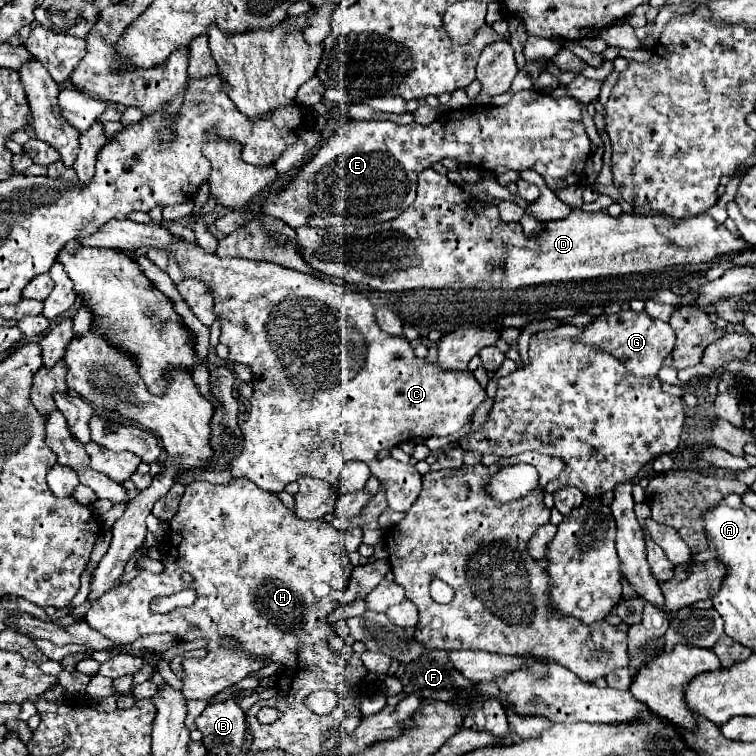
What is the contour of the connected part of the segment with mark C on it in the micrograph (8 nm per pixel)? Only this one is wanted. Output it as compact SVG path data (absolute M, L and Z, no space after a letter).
M110 220L106 222L104 226L100 226L94 234L88 234L88 236L78 236L76 238L78 244L82 246L92 246L92 248L112 248L112 250L120 250L120 252L132 252L132 250L138 250L138 248L150 248L150 246L156 246L156 248L162 248L166 250L168 254L174 254L182 272L186 276L192 276L192 278L198 278L198 280L204 280L212 286L212 294L214 294L214 312L218 318L222 318L222 332L220 332L220 344L228 346L230 350L230 356L228 360L230 362L236 362L236 364L248 364L254 378L252 380L252 386L254 386L254 396L250 400L252 408L250 408L250 418L242 424L242 434L244 434L244 450L238 458L232 460L232 474L234 476L242 476L242 478L248 478L252 480L254 484L258 484L260 488L264 490L270 490L270 492L282 492L286 488L286 484L290 482L296 482L298 476L302 474L308 474L308 476L316 476L316 478L322 478L326 482L332 484L332 488L336 490L336 480L340 478L340 472L344 468L344 464L348 460L362 460L366 462L370 468L371 474L376 474L378 480L386 486L386 498L388 498L388 508L390 510L398 510L398 512L406 512L412 502L418 498L420 490L422 490L422 475L416 470L414 465L410 463L404 464L397 461L393 457L389 456L384 459L377 457L380 450L390 450L394 446L400 446L404 442L410 442L414 438L430 438L430 436L450 436L454 432L458 432L462 426L466 426L472 416L474 416L474 410L486 400L486 390L478 384L478 380L472 376L472 372L464 370L464 372L440 372L436 370L434 364L428 364L428 362L420 362L420 358L414 356L414 350L410 348L408 340L404 336L390 336L386 332L380 330L380 326L376 324L376 318L374 318L374 304L368 300L366 294L358 292L358 290L352 290L350 286L344 286L344 284L334 284L334 282L328 282L328 280L322 280L318 276L310 276L310 274L302 274L302 272L296 272L296 270L288 270L288 268L282 268L278 264L270 264L270 262L256 262L256 260L242 260L242 258L218 258L218 256L212 256L212 254L206 254L200 246L194 246L194 244L188 244L186 240L184 242L176 242L174 236L162 228L162 226L154 226L154 224L136 224L132 220Z

